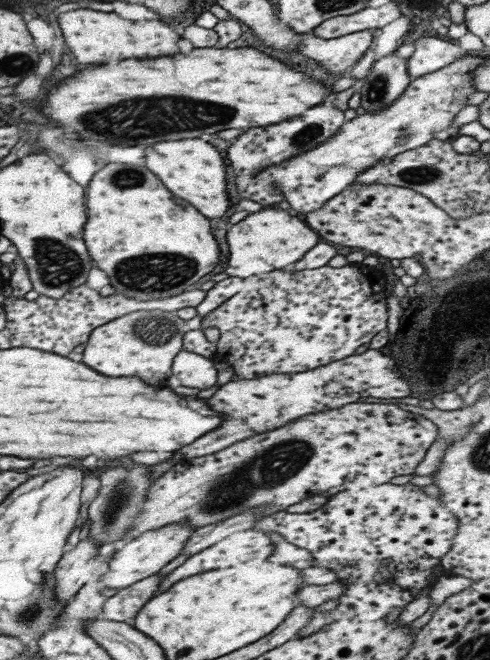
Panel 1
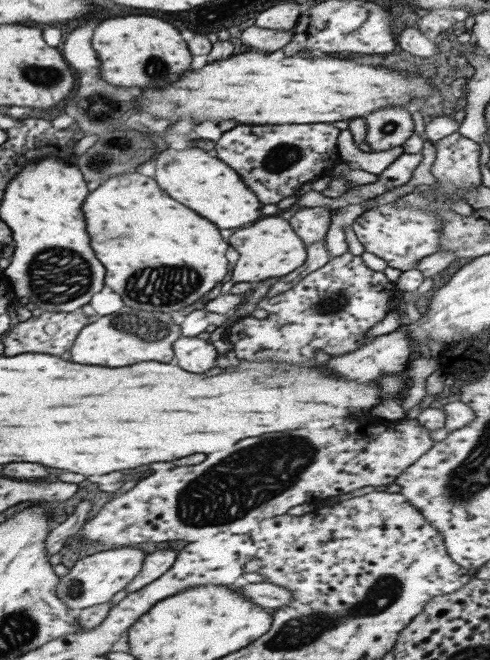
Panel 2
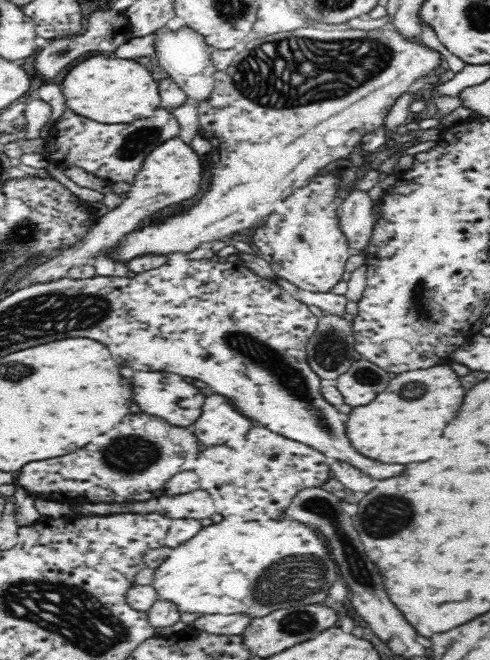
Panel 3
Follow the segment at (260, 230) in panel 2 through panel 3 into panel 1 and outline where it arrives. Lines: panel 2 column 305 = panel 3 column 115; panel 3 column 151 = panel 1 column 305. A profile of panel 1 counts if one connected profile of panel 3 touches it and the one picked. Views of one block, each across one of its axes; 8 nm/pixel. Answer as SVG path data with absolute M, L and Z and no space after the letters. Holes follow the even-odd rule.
M265 206L261 212L249 214L241 222L233 224L227 230L229 256L223 272L227 276L247 278L248 276L263 275L265 272L287 268L299 260L310 248L319 242L318 233L307 226L302 217L289 216L283 210Z

